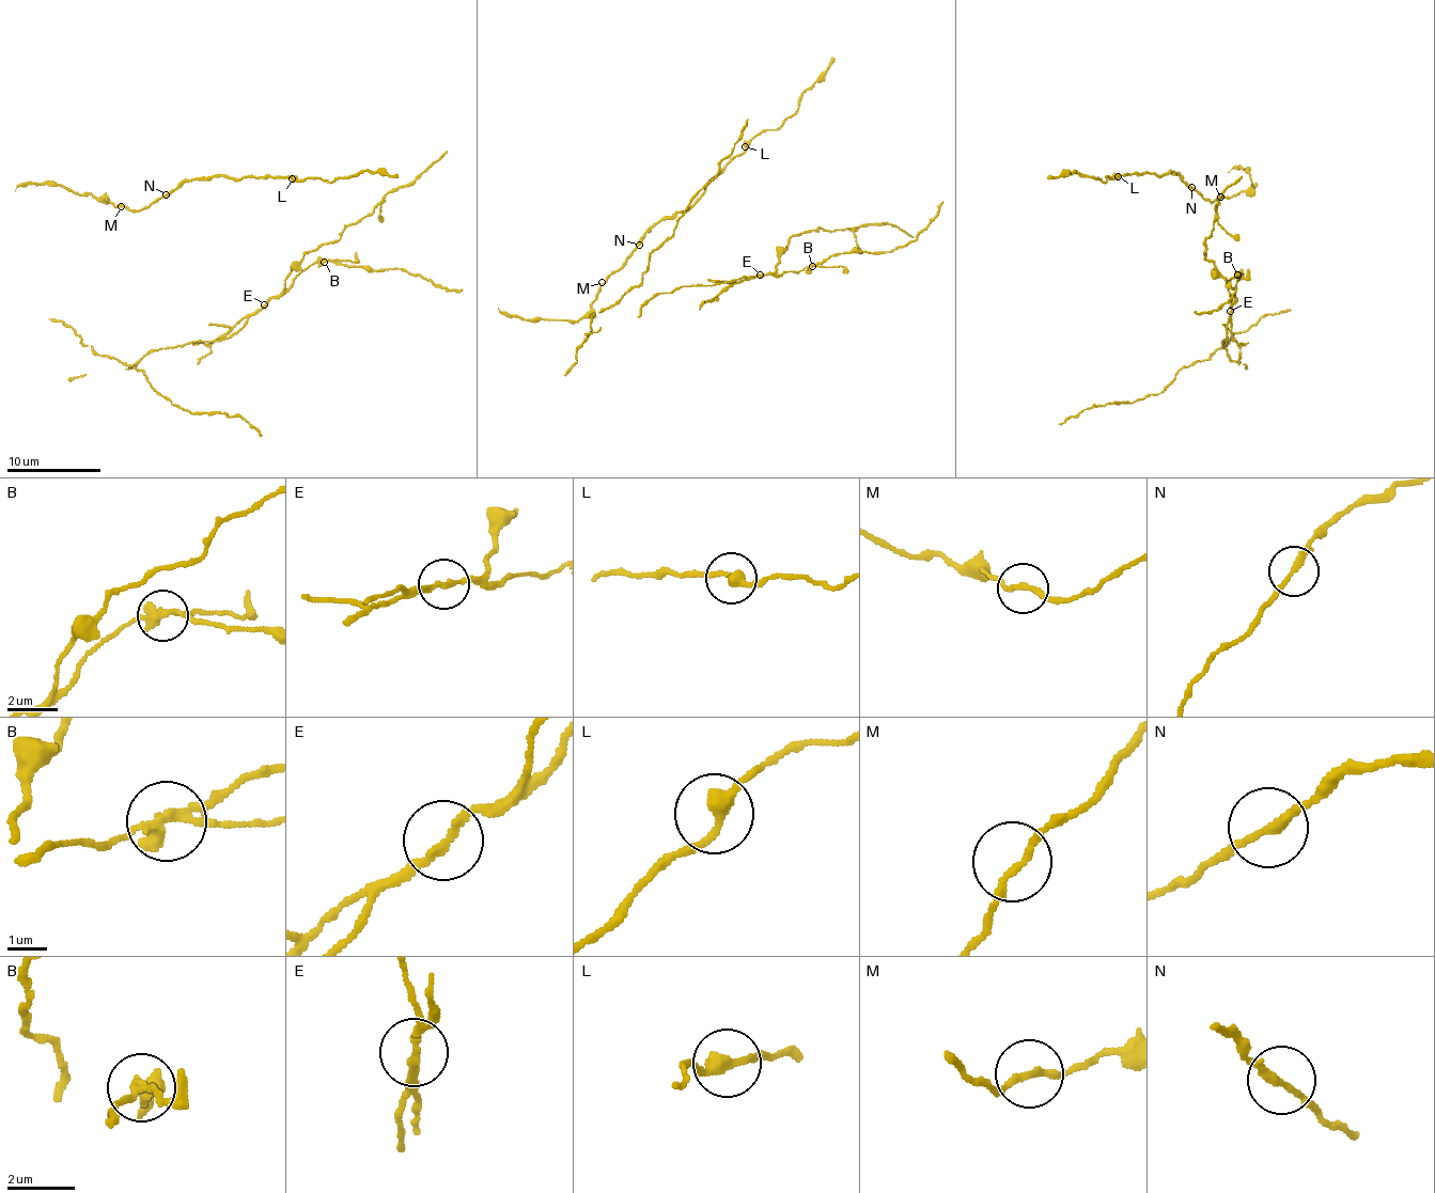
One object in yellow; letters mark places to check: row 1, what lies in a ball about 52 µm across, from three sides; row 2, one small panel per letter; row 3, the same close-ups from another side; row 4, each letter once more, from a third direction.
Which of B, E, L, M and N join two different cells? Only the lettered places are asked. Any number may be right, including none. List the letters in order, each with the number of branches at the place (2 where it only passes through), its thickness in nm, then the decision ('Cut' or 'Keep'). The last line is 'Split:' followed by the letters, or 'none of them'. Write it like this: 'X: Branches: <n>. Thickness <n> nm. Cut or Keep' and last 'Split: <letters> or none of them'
B: Branches: 3. Thickness 280 nm. Cut
E: Branches: 2. Thickness 190 nm. Cut
L: Branches: 2. Thickness 320 nm. Keep
M: Branches: 2. Thickness 180 nm. Keep
N: Branches: 2. Thickness 220 nm. Keep
Split: B, E

